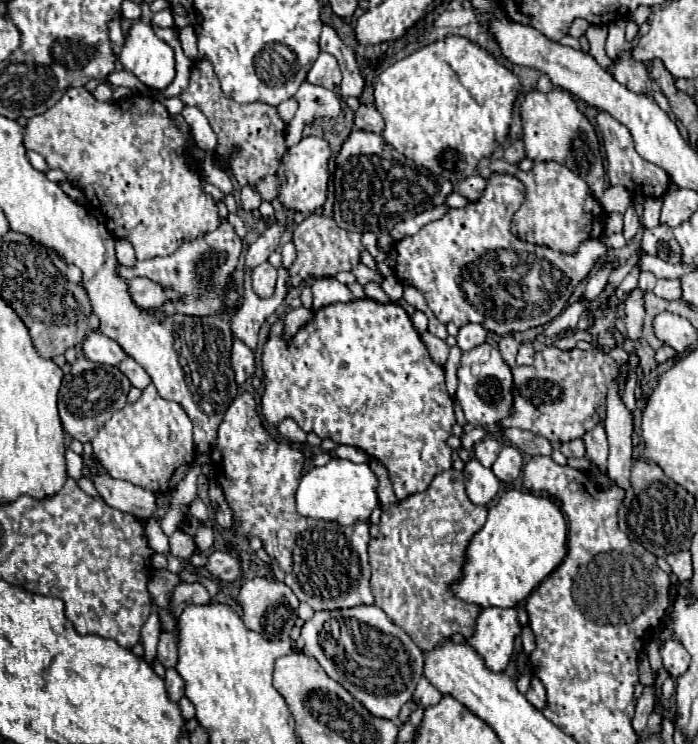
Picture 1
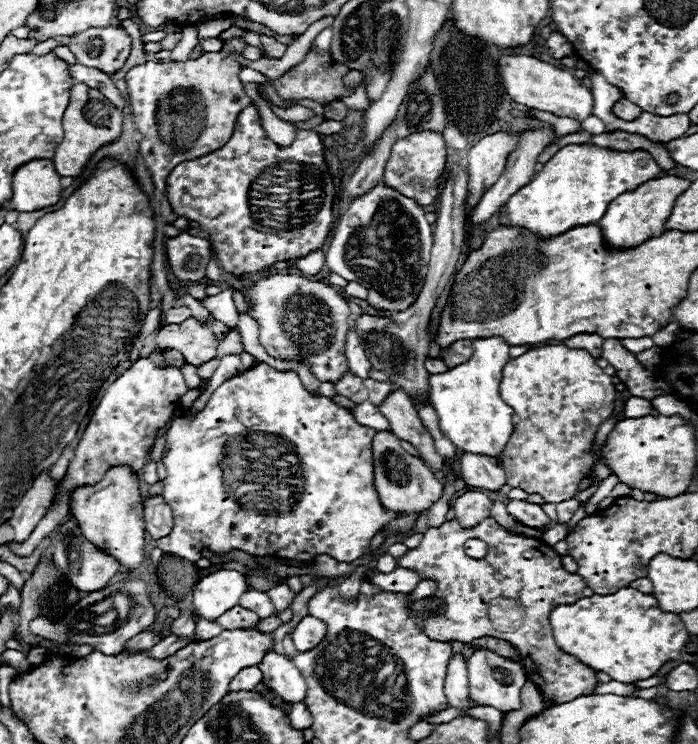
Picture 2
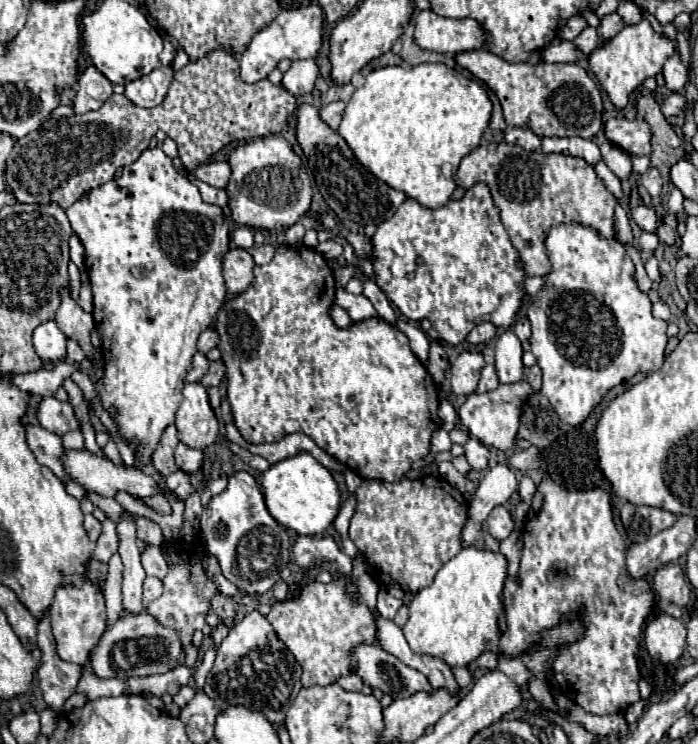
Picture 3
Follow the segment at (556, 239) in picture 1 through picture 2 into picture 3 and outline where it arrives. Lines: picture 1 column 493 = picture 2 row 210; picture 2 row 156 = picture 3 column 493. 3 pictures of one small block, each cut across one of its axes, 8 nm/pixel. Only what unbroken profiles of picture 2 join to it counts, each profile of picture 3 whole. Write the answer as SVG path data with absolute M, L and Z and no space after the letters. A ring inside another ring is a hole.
M500 142L478 146L462 158L458 168L458 186L472 188L476 182L490 186L492 198L500 208L502 224L520 252L528 276L546 276L552 264L546 254L546 232L558 224L580 224L594 228L602 238L614 238L614 196L604 188L594 168L570 154L526 152L518 146Z

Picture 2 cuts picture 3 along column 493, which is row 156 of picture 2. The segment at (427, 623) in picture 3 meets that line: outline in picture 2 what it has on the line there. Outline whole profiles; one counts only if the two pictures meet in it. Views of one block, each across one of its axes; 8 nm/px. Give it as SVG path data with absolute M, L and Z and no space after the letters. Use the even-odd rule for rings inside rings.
M570 144L560 148L532 182L510 198L506 216L512 226L528 228L542 238L558 236L574 226L596 224L616 196L660 176L660 172L662 168L644 150L622 152L596 144Z

